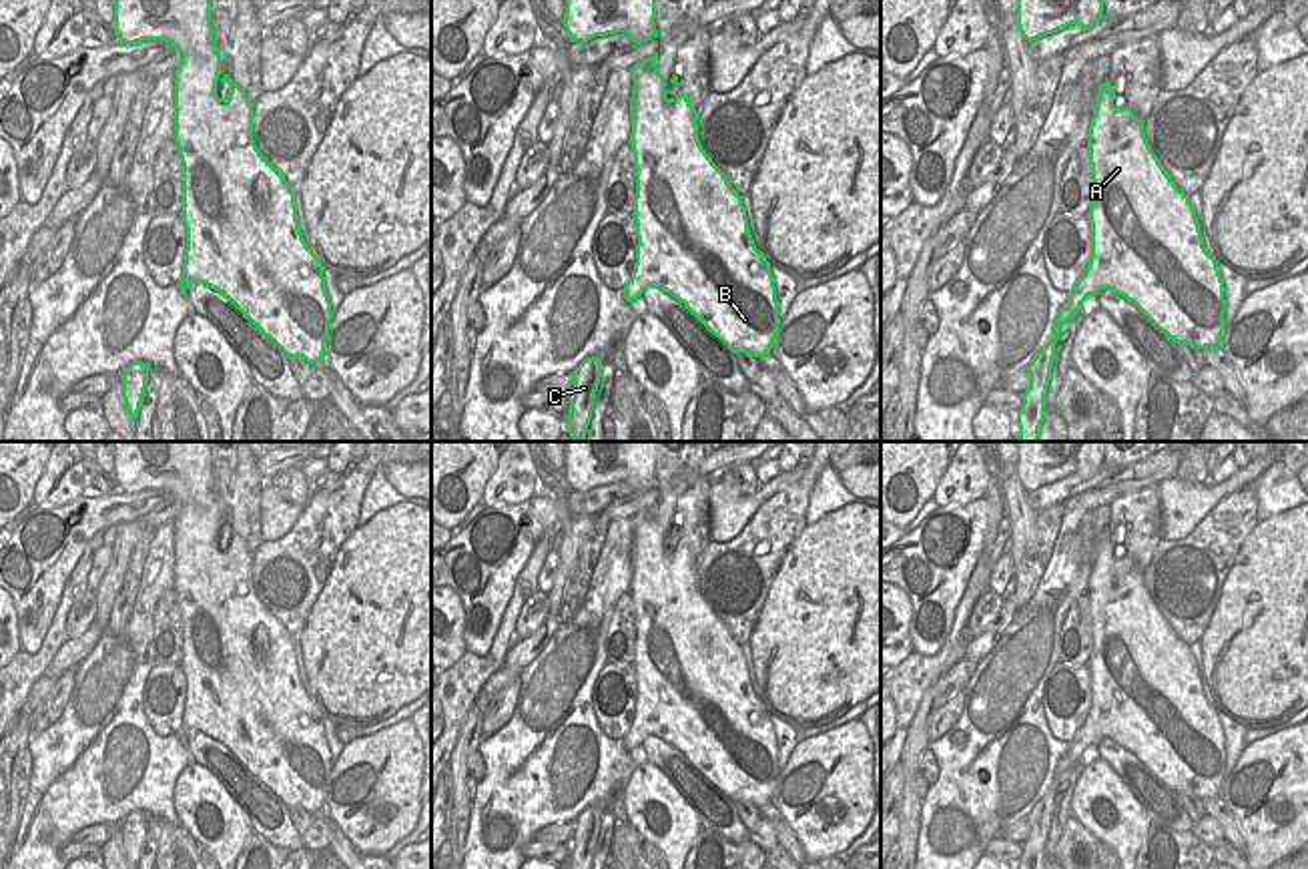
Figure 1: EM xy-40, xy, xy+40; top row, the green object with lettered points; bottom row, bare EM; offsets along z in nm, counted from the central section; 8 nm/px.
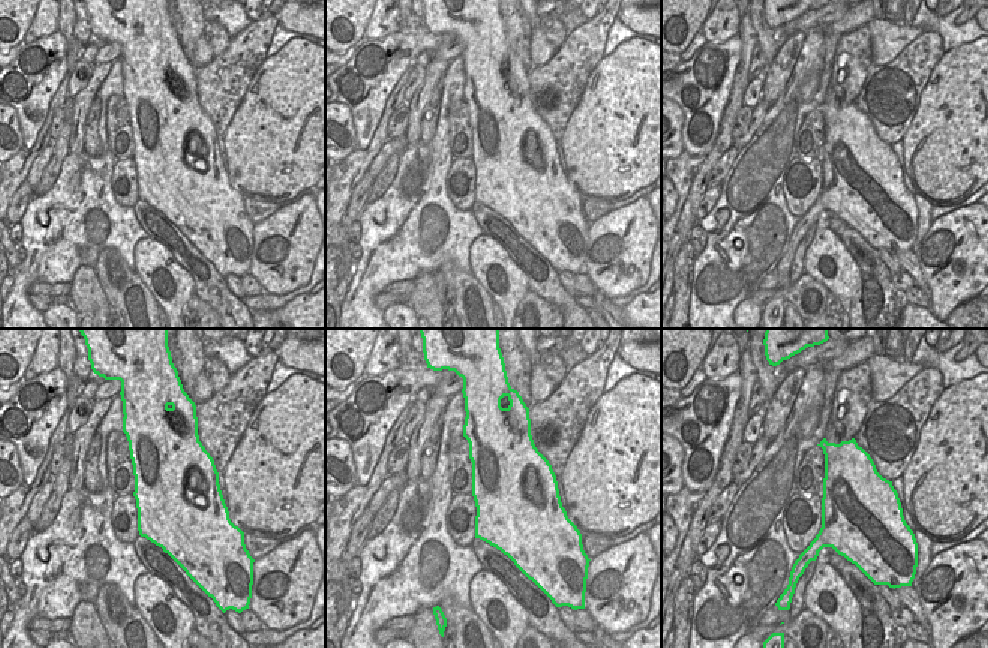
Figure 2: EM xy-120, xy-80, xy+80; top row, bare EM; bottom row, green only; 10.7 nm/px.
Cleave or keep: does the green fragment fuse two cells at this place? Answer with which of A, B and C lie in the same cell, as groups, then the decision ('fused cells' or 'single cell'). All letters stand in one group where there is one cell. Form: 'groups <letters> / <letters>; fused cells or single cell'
groups A B C; single cell

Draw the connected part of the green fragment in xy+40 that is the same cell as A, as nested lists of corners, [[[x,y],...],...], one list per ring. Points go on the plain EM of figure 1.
[[[1111,532],[1099,536],[1087,582],[1093,648],[1089,654],[1091,706],[1085,722],[1059,759],[1053,787],[1027,815],[1029,837],[1017,869],[1045,869],[1045,843],[1051,829],[1055,795],[1063,775],[1081,761],[1081,753],[1101,739],[1131,751],[1174,793],[1198,799],[1220,797],[1226,779],[1224,731],[1218,710],[1204,696],[1190,644],[1180,640],[1152,600],[1143,572],[1129,556],[1115,558]]]

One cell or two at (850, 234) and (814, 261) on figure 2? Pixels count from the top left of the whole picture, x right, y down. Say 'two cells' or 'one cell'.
two cells

